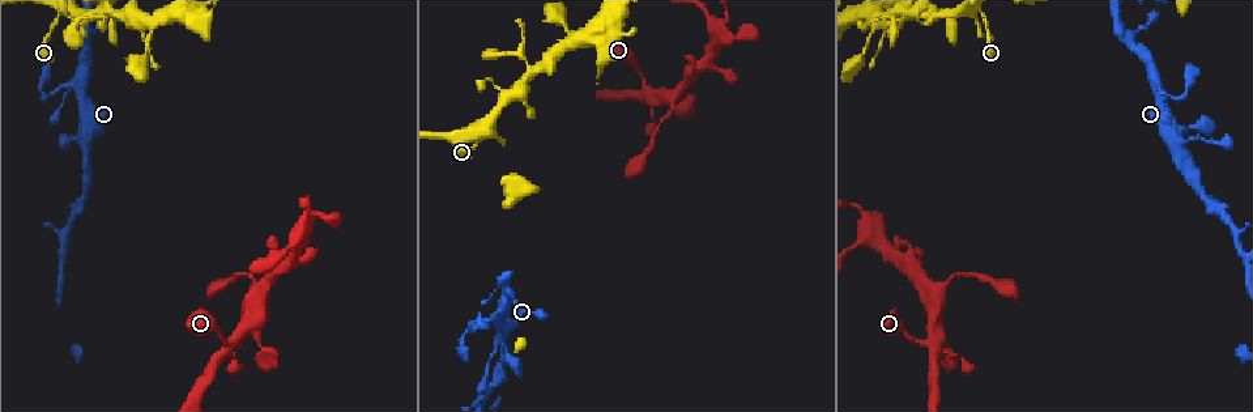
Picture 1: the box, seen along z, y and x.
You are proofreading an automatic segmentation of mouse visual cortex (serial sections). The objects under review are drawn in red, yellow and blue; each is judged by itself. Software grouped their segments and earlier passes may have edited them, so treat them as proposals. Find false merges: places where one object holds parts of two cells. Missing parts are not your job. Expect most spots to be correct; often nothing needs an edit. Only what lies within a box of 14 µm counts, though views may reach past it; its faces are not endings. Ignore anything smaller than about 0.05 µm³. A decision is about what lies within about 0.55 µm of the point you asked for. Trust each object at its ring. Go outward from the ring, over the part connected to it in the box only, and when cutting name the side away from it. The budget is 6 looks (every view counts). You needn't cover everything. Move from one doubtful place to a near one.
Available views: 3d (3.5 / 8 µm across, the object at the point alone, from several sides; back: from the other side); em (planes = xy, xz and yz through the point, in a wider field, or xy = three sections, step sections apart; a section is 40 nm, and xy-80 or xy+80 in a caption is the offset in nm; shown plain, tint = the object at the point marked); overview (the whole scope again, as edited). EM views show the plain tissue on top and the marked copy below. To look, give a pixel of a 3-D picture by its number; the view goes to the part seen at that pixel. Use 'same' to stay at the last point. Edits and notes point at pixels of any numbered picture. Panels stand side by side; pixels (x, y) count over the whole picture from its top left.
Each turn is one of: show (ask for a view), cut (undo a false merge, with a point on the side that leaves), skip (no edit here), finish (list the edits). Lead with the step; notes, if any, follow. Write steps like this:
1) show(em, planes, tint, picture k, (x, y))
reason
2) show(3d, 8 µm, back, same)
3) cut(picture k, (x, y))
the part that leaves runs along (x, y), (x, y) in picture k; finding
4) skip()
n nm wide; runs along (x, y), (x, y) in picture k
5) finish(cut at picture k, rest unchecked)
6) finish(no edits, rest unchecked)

show(3d, 3.5 µm, picture 1, (1169, 136))
branch point

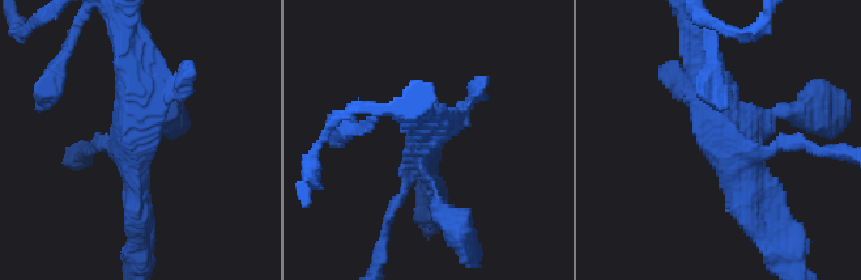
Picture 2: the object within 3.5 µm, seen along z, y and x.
show(em, planes, tint, picture 2, (135, 138))
4 arms; arms of 100, 150, 250, 300 nm; need the tissue

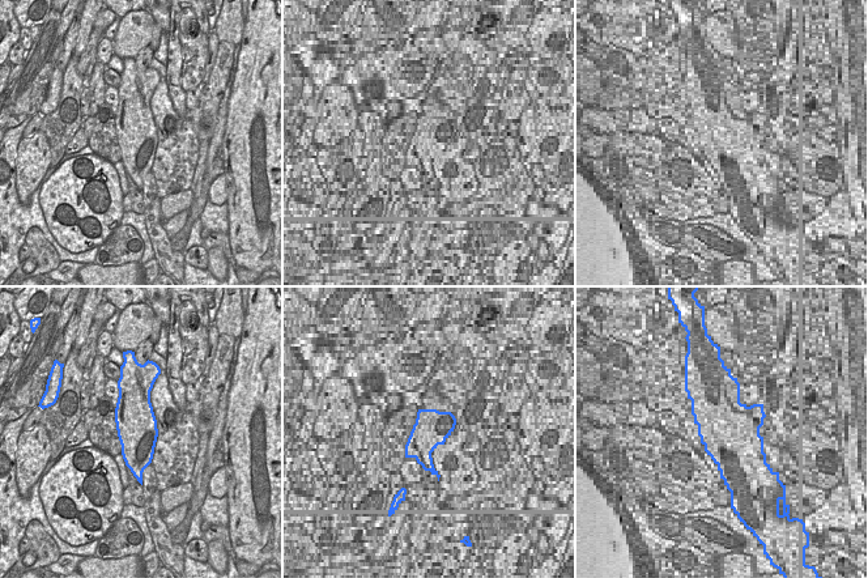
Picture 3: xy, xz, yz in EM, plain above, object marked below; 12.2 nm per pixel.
skip()
runs along (687, 84), (700, 84), (747, 216) in picture 2; continuous, no second cell

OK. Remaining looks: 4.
show(3d, 8 µm, picture 1, (232, 339))

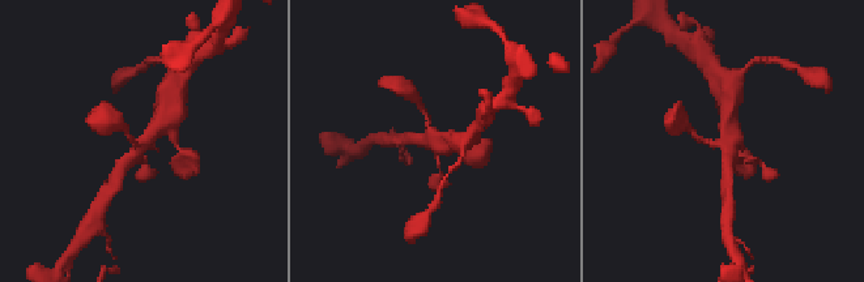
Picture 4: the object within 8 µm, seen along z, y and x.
show(3d, 3.5 µm, back, picture 4, (435, 134))

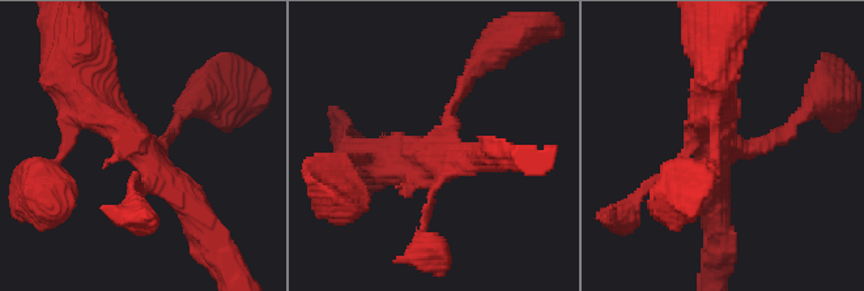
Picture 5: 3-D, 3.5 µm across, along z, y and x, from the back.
show(em, planes, tint, picture 5, (730, 144))

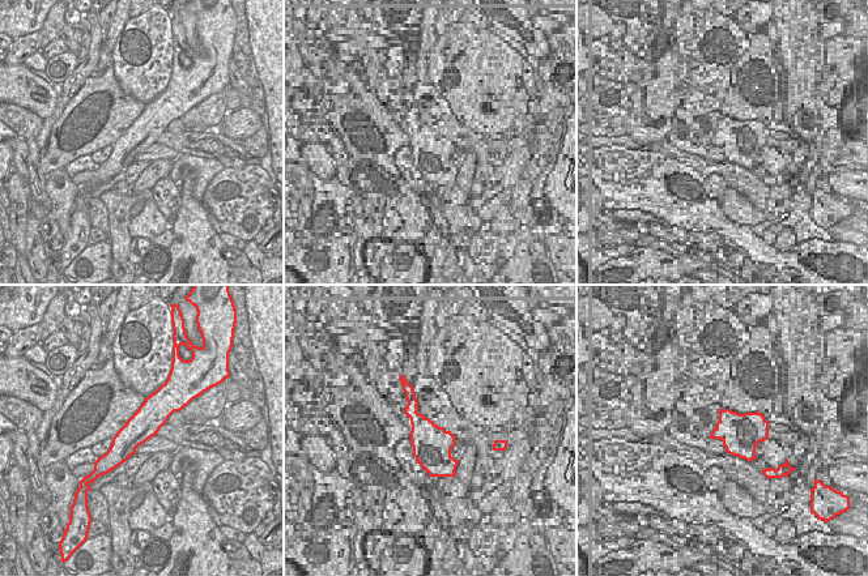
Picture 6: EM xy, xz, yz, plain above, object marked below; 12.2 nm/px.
skip()
380 nm wide; runs along (472, 77), (437, 148), (371, 157) in picture 5; continuous, no second cell

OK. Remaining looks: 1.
finish(no edits, rest unchecked)

